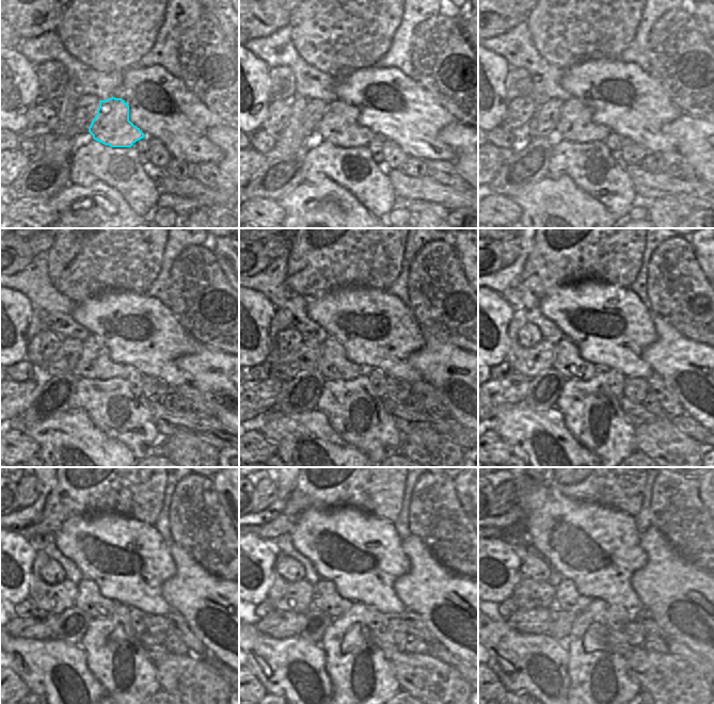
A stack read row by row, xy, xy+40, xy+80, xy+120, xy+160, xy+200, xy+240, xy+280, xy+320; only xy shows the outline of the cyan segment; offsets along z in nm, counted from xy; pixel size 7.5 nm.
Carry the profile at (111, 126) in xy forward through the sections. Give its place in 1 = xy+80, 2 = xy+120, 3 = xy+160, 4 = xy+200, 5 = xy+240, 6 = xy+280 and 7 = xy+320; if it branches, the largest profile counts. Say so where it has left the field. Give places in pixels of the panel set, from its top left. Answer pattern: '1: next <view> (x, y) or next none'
1: next xy+80 (575, 124)
2: next xy+120 (95, 363)
3: next xy+160 (333, 364)
4: next xy+200 (567, 360)
5: next xy+240 (89, 600)
6: next xy+280 (326, 597)
7: next xy+320 (566, 597)

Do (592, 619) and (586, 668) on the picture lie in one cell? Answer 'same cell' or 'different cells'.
same cell

